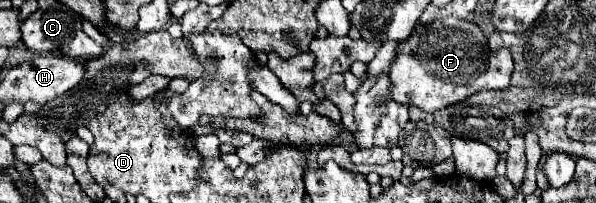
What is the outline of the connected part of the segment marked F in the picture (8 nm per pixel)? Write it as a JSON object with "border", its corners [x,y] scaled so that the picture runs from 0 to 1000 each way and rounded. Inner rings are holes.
{"border":[[[745,89],[701,118],[685,197],[668,227],[654,325],[654,483],[668,512],[698,522],[711,552],[732,552],[809,443],[849,443],[862,355],[856,246],[839,236],[832,266],[819,236],[809,148],[785,99]]]}

